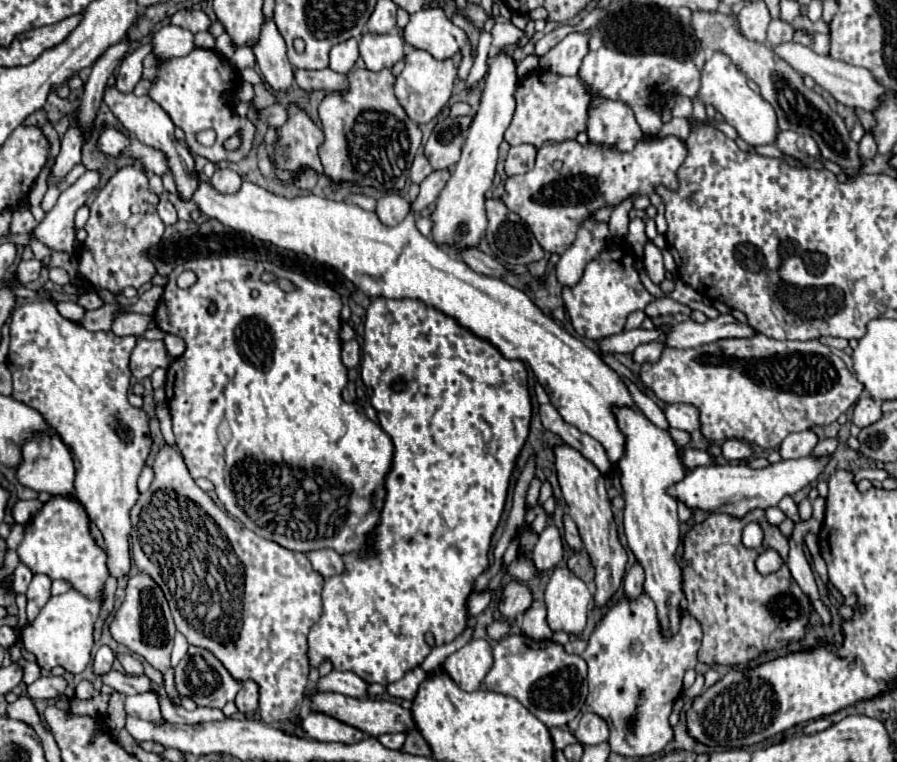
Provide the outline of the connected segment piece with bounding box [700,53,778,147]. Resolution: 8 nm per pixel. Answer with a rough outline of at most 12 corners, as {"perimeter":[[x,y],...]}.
{"perimeter":[[724,55],[702,69],[714,105],[748,145],[772,145],[774,107]]}

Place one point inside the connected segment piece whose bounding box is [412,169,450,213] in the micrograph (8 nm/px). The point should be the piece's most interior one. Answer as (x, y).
(430, 188)

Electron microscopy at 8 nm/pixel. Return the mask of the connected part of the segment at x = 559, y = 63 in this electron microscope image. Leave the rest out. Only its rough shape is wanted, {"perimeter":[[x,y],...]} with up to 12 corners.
{"perimeter":[[572,33],[540,57],[540,67],[578,75],[588,33]]}

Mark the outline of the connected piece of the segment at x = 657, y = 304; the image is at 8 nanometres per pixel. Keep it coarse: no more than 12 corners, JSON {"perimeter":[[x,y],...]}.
{"perimeter":[[636,263],[642,285],[656,297],[646,307],[648,317],[668,313],[688,313],[690,307],[668,299]]}

